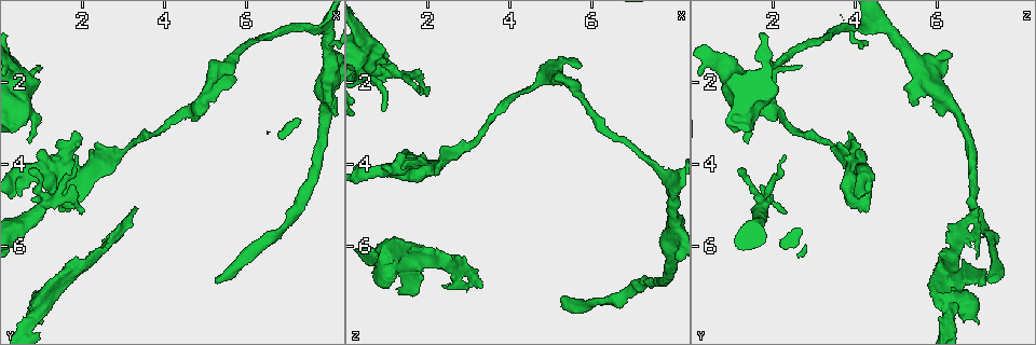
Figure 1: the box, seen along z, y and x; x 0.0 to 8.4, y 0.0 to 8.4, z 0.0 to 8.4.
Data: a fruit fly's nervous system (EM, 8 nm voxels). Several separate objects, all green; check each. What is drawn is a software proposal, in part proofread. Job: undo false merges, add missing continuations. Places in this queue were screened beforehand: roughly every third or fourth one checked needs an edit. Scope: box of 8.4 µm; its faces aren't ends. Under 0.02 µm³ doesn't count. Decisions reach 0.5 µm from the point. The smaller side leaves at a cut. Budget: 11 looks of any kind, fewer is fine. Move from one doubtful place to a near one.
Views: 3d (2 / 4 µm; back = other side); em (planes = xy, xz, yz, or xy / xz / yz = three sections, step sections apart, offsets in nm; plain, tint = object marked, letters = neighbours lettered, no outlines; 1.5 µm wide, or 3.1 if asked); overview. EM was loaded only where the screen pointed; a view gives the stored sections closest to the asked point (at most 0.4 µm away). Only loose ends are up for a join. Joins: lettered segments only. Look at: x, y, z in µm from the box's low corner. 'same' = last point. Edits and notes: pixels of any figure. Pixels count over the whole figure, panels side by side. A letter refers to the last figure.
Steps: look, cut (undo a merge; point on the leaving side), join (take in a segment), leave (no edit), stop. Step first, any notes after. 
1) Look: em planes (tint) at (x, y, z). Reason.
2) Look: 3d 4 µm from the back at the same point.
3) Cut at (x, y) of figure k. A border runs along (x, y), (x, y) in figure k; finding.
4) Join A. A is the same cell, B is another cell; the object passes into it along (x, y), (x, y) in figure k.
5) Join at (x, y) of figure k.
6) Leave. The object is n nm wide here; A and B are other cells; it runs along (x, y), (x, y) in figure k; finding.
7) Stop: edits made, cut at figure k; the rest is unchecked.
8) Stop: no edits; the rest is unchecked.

Look: 3d 2 µm at (0.85, 7.20, 5.95). Branch stops here.

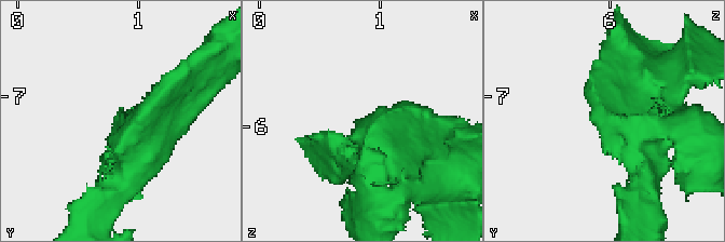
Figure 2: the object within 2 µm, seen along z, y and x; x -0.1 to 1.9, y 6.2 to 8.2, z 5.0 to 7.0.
Look: em xz step 4 (tint) at (0.90, 7.22, 5.96). 3 arms meet here; the arms are 260, 280, 380 nm wide; need the tissue.

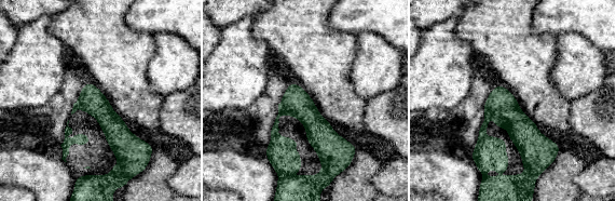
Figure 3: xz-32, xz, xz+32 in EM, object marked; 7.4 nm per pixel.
Look: em planes (letters) at the same point. Another direction.

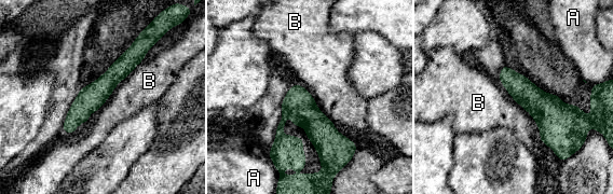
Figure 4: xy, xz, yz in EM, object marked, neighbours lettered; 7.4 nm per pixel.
Leave. The object is 200 nm wide here; A and B are other cells; no lettered segment goes on from it.

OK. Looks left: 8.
Look: em xz step 4 (letters) at (0.95, 1.60, 2.75). Branch stops here.

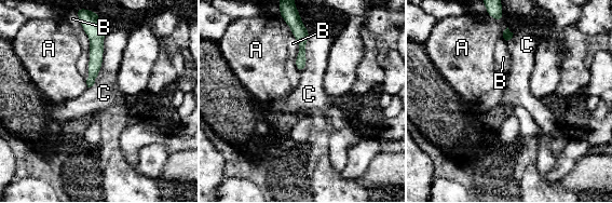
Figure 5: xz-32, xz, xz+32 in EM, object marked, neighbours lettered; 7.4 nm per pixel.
Look: em planes (letters) at the same point. Another direction.

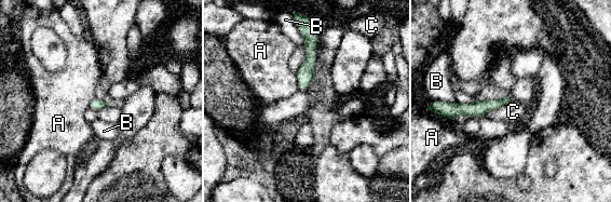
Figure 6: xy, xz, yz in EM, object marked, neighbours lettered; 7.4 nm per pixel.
Leave. The longest contact is with C, 300 nm; A, B and C are other cells; it runs along (505, 99), (479, 108), (449, 105) in figure 6; none of them fits.

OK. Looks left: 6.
Look: em yz step 8 (tint) at (0.65, 4.15, 1.20). Branch stops here.

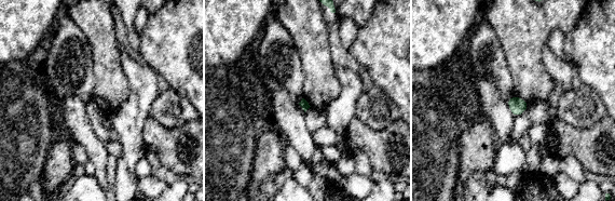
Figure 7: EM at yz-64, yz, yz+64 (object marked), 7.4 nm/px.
Look: em yz step 8 (letters) at the same point.

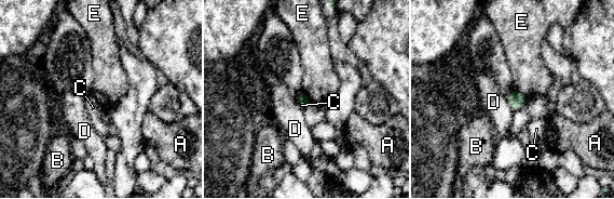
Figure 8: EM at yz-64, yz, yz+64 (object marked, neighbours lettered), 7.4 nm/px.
Leave. A, B, C, D and E are other cells; a border runs along (514, 89), (528, 98) in figure 8; none of them fits.

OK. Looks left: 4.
Look: 3d 2 µm at (1.80, 3.20, 3.85). Free end.

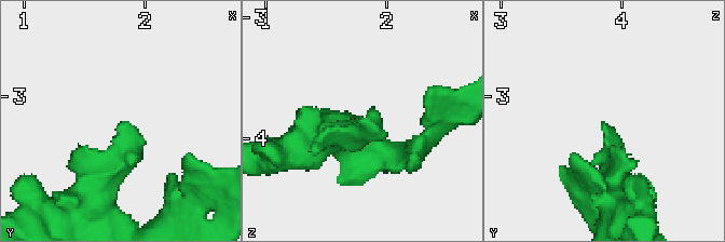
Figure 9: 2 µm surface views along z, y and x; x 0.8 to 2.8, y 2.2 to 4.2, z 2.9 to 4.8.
Look: em planes (plain) at (1.80, 3.24, 3.82). Now the EM.

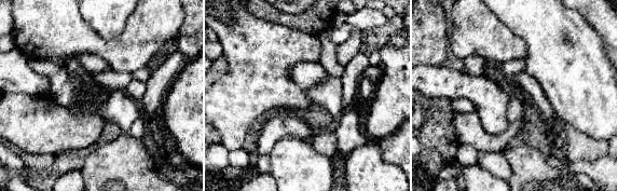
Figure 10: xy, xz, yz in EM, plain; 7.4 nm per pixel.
Look: em planes (letters) at the same point.

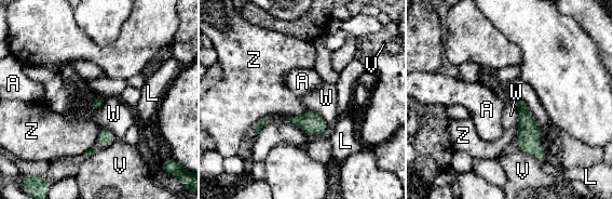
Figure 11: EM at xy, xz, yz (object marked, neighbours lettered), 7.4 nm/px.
Leave. A, L, V, W and Z are other cells; it runs along (518, 102), (529, 142), (542, 160) in figure 11; none of them fits.

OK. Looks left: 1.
Look: em planes (letters) at (5.65, 1.50, 2.15). Calibre changes.

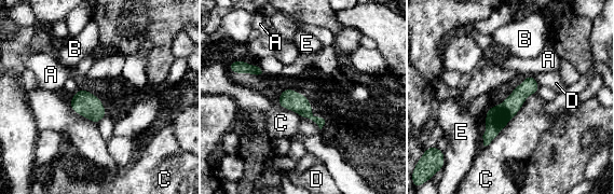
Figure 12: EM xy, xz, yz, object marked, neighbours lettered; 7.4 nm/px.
Leave. The longest contact is with C, 550 nm; A, B, C, D and E are other cells; one neuron here.

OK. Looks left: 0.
Stop: no edits; the rest is unchecked.

